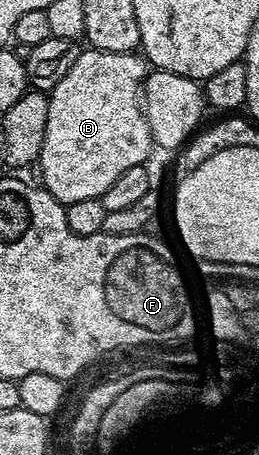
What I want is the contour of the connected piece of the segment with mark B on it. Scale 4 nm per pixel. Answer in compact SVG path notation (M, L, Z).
M85 48L78 55L78 59L74 59L70 71L66 71L66 75L62 75L62 79L58 79L58 83L48 93L48 118L46 119L46 135L42 139L42 151L38 162L38 170L40 169L40 177L43 188L47 189L49 195L61 205L67 207L78 203L79 201L95 201L106 191L106 187L110 187L110 183L114 183L114 179L118 179L118 175L122 175L122 171L130 171L130 167L138 167L147 162L148 152L154 149L152 140L152 132L148 126L148 120L144 114L142 104L142 90L144 88L144 79L150 72L150 66L139 52L134 53L115 53L114 51L102 51L101 49Z

